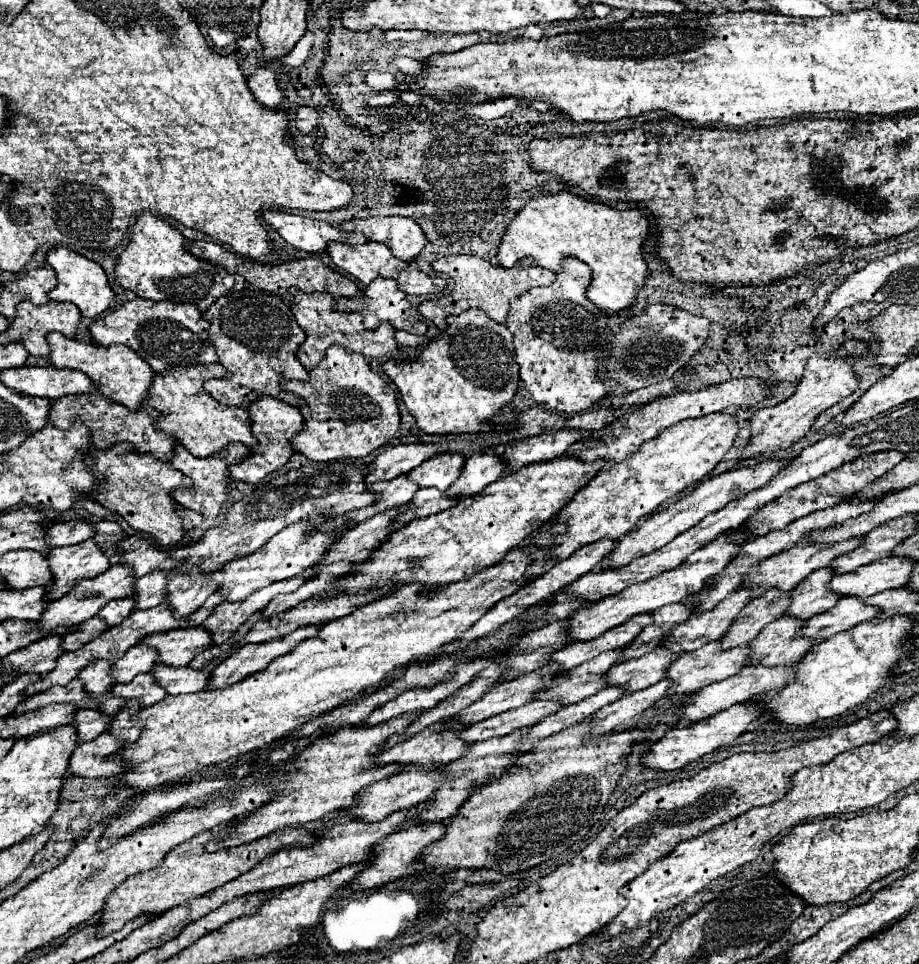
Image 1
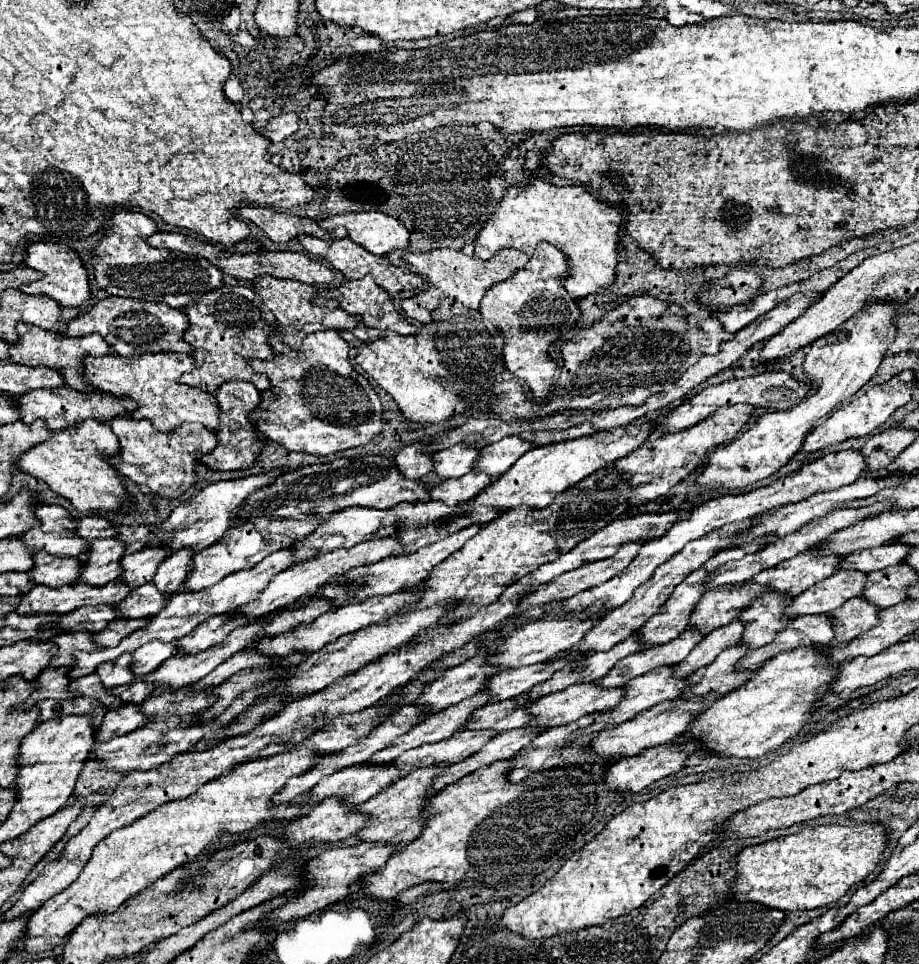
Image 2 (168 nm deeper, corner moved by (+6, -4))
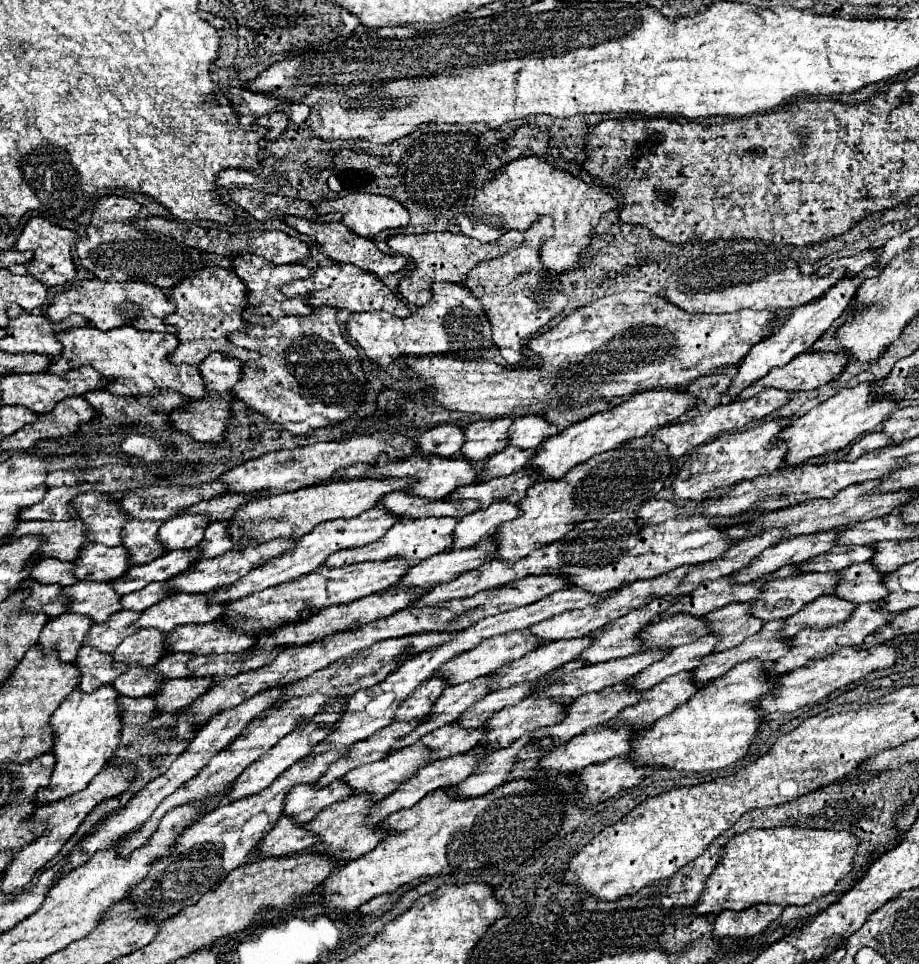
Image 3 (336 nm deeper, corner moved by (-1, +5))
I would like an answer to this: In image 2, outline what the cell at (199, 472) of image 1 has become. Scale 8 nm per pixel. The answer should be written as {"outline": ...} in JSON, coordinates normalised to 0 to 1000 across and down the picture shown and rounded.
{"outline":[[[129,432],[119,438],[121,446],[129,454],[127,473],[119,473],[119,481],[151,504],[160,504],[164,510],[177,517],[195,517],[212,500],[212,490],[208,488],[217,481],[214,471],[230,469],[236,463],[236,454],[221,440],[197,440],[188,448],[173,448],[162,440],[162,436],[145,436],[140,432]]]}

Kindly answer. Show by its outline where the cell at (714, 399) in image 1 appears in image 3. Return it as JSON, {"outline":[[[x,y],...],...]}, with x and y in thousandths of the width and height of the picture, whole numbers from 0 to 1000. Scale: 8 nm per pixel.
{"outline":[[[873,366],[864,370],[860,377],[855,377],[853,381],[840,381],[836,389],[814,399],[799,414],[820,412],[827,404],[834,401],[842,401],[860,408],[888,404],[910,393],[916,387],[921,374],[923,372],[918,366]]]}

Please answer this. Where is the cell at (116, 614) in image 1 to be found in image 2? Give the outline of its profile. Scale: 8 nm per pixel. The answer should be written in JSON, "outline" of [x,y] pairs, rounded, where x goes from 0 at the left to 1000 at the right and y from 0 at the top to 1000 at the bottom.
{"outline":[[[162,604],[153,610],[147,610],[134,624],[125,629],[125,633],[132,641],[169,639],[171,635],[175,635],[175,631],[180,631],[182,620],[184,618],[180,618],[180,614],[171,614],[171,610],[166,610],[166,604]]]}

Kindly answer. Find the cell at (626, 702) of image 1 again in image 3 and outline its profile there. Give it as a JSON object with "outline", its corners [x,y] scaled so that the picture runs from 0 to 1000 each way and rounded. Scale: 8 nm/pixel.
{"outline":[[[570,762],[566,767],[559,769],[555,775],[551,777],[542,777],[538,779],[538,783],[531,783],[531,787],[527,789],[527,796],[522,796],[522,800],[518,800],[518,804],[505,808],[505,812],[490,816],[490,825],[492,827],[522,827],[527,823],[533,823],[538,816],[548,814],[557,802],[557,796],[561,794],[561,785],[566,781],[566,777],[576,770],[576,763]]]}

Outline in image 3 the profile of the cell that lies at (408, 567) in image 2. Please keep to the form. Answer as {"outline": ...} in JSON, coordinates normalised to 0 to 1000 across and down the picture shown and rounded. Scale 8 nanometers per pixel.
{"outline":[[[542,520],[529,528],[503,536],[492,555],[494,557],[492,570],[507,570],[520,565],[522,561],[535,555],[535,547],[540,547],[540,543],[548,543],[548,538],[559,538],[561,534],[566,534],[566,530],[561,530],[561,524]]]}

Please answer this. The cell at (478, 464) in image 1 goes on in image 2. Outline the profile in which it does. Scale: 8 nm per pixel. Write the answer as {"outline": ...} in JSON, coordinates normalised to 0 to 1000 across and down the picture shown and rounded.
{"outline":[[[550,452],[547,456],[530,461],[523,467],[515,488],[526,488],[532,490],[536,496],[543,496],[558,479],[563,479],[578,465],[580,459],[576,456],[567,456],[565,452]]]}

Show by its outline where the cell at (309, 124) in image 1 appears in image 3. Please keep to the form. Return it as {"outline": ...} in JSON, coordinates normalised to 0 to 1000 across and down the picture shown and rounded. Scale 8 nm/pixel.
{"outline":[[[300,115],[300,117],[292,117],[292,119],[281,121],[279,128],[292,134],[289,144],[303,144],[313,132],[313,119],[307,117],[307,115]]]}

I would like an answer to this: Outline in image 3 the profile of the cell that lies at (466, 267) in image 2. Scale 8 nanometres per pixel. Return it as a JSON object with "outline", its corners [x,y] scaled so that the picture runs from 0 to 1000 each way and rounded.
{"outline":[[[481,240],[481,242],[464,242],[464,244],[429,244],[422,248],[422,256],[429,260],[435,260],[435,265],[446,267],[448,269],[448,279],[440,285],[440,289],[433,296],[435,306],[446,312],[448,318],[459,318],[461,314],[468,314],[470,310],[470,296],[474,291],[487,291],[487,294],[505,294],[509,283],[514,281],[514,277],[518,277],[518,273],[538,269],[538,267],[546,267],[553,260],[566,256],[570,252],[570,246],[566,240],[553,240],[551,244],[546,244],[542,250],[538,252],[522,252],[514,246],[507,244],[494,244],[490,240]]]}

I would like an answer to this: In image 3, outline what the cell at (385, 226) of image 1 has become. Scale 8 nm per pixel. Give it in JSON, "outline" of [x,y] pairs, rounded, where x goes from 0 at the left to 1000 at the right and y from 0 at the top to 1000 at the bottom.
{"outline":[[[405,200],[376,202],[366,209],[355,209],[346,217],[350,219],[350,215],[372,221],[372,231],[392,246],[407,246],[420,238],[440,238],[446,229],[446,221],[433,209]]]}

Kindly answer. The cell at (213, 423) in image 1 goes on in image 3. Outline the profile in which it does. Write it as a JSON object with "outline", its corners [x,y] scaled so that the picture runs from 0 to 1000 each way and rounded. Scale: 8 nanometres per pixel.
{"outline":[[[85,339],[74,341],[65,348],[65,356],[70,356],[70,368],[65,372],[57,372],[57,387],[74,387],[85,379],[102,381],[111,391],[124,393],[118,406],[122,410],[133,412],[152,412],[163,410],[168,406],[192,406],[202,414],[218,416],[226,410],[222,393],[215,381],[192,381],[185,377],[185,366],[196,358],[192,348],[178,345],[155,345],[144,339],[128,339],[120,343],[109,343],[104,339]]]}

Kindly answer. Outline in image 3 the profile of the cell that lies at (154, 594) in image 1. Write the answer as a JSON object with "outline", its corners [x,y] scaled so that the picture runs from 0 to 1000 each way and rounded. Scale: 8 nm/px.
{"outline":[[[248,540],[229,543],[222,551],[222,559],[215,565],[215,580],[231,580],[252,570],[252,561],[248,559]]]}

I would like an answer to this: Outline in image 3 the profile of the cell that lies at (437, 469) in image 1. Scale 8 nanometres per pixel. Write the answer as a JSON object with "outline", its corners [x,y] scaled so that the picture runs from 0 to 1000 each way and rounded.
{"outline":[[[548,433],[548,435],[522,435],[514,441],[509,441],[505,445],[505,462],[503,462],[503,474],[509,476],[509,478],[524,478],[524,476],[531,476],[531,472],[538,472],[538,470],[544,470],[551,462],[553,462],[553,443],[557,441],[557,435]]]}

